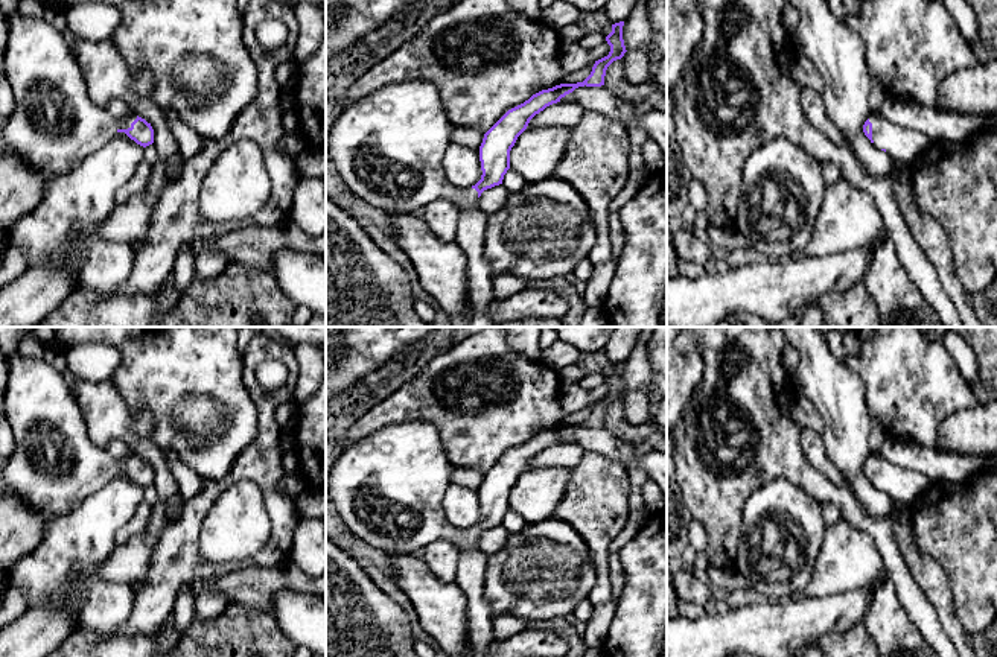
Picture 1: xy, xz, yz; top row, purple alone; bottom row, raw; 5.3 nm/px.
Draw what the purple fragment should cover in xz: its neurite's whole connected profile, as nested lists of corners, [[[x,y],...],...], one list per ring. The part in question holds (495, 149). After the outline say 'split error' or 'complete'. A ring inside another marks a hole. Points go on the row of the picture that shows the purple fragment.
[[[624,21],[612,24],[606,36],[610,52],[595,61],[591,75],[577,84],[560,84],[533,94],[524,103],[508,110],[486,134],[479,146],[481,179],[469,187],[455,187],[444,178],[443,154],[451,144],[452,122],[449,120],[435,84],[423,79],[382,87],[350,106],[335,120],[327,144],[327,157],[339,175],[346,190],[374,208],[390,214],[412,214],[434,201],[449,201],[458,211],[479,208],[484,190],[502,184],[510,169],[510,151],[530,120],[546,106],[578,87],[601,87],[607,67],[624,56]]]; split error

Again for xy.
[[[17,11],[9,14],[2,71],[8,78],[15,100],[15,111],[5,120],[3,128],[6,152],[21,158],[46,182],[67,175],[119,132],[125,132],[143,148],[154,143],[154,129],[145,119],[139,116],[114,119],[90,99],[72,47],[44,18]]]; split error

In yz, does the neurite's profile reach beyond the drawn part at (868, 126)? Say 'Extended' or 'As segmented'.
Extended

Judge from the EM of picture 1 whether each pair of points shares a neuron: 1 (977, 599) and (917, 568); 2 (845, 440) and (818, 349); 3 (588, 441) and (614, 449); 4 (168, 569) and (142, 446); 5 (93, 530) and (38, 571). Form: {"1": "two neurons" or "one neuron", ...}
{"1": "two neurons", "2": "one neuron", "3": "one neuron", "4": "two neurons", "5": "one neuron"}

